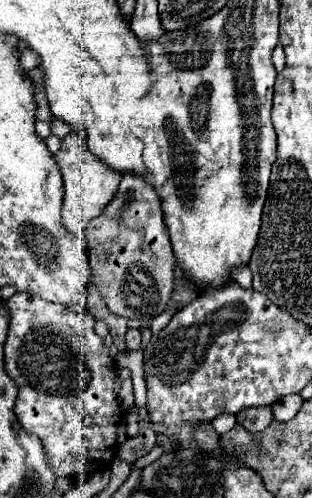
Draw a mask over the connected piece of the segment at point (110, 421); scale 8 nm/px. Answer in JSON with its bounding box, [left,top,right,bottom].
[4,293,122,481]

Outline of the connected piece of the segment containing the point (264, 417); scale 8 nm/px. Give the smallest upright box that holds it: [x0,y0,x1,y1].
[236,407,274,433]

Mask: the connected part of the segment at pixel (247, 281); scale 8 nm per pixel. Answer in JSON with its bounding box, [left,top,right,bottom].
[232,267,252,289]

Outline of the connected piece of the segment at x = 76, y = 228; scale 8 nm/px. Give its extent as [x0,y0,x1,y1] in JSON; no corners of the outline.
[54,130,122,235]

